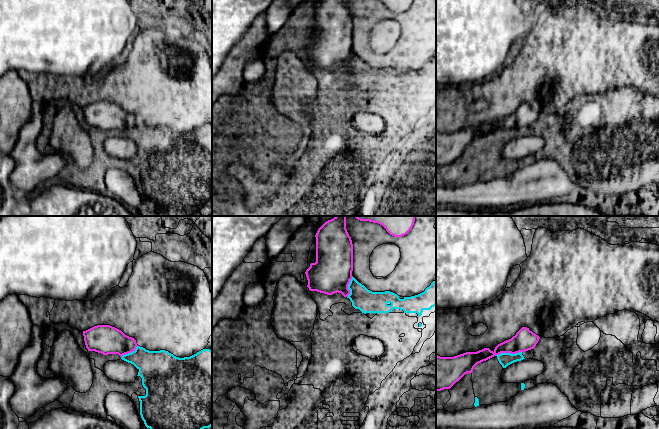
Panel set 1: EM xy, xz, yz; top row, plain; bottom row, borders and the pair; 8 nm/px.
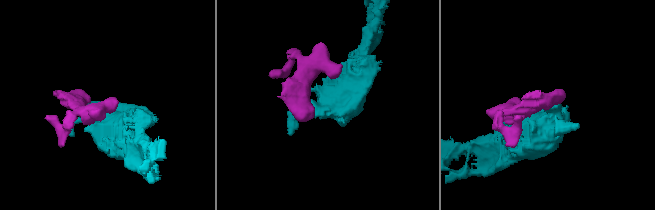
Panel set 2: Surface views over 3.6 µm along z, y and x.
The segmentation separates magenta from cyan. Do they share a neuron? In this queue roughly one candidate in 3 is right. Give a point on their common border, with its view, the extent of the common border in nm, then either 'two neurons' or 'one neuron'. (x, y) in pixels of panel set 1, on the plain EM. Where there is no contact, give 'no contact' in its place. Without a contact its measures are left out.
contact yz (508, 128); length 220 nm; two neurons

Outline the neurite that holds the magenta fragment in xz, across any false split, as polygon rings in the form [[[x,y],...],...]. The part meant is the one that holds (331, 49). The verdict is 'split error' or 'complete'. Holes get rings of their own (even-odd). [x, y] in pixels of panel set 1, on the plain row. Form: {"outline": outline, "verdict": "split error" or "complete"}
{"outline": [[[323,0],[315,11],[309,26],[308,42],[305,48],[310,67],[317,67],[327,71],[341,69],[348,73],[348,61],[353,47],[353,20],[346,0]]], "verdict": "split error"}

